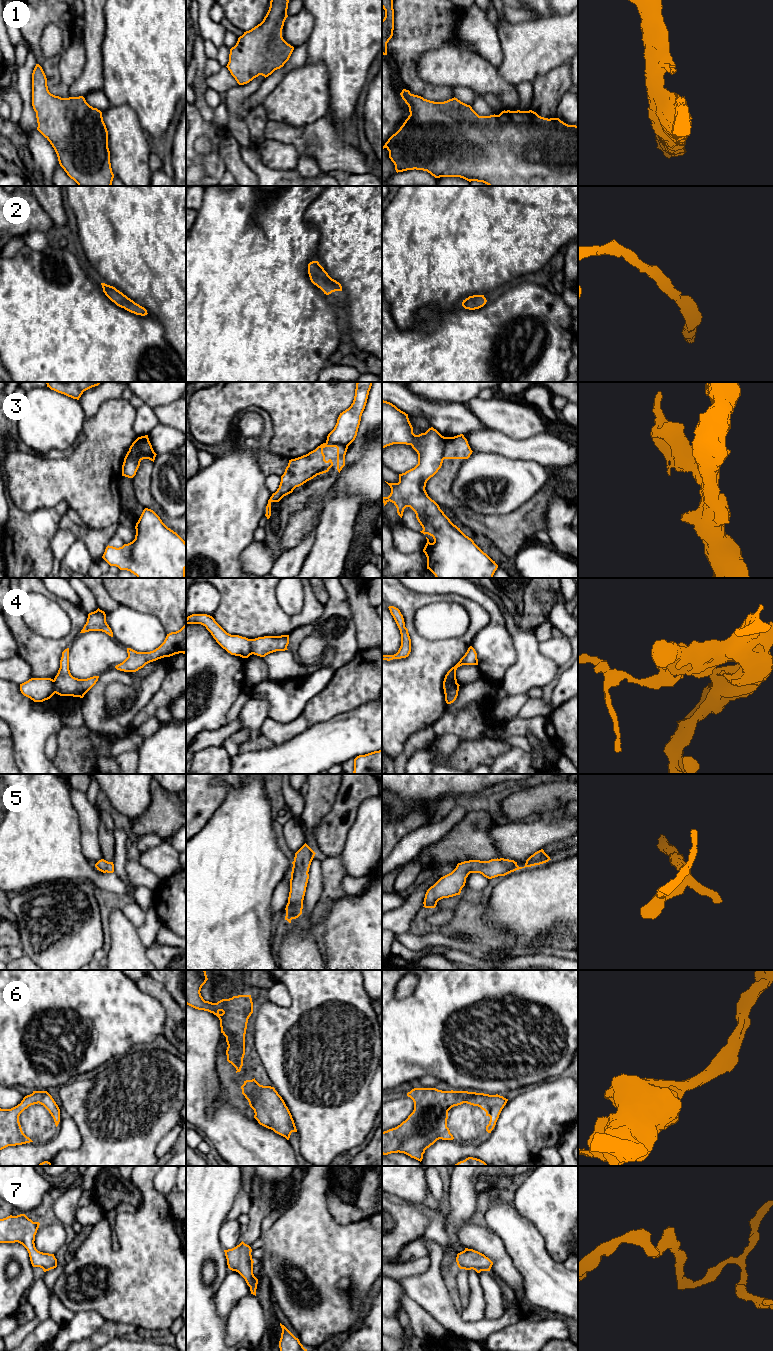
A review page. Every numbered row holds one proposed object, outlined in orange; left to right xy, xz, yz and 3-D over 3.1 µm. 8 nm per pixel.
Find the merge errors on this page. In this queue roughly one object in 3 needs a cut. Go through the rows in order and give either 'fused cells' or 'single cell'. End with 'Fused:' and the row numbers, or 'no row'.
1: single cell
2: single cell
3: fused cells
4: fused cells
5: single cell
6: single cell
7: single cell
Fused: 3, 4

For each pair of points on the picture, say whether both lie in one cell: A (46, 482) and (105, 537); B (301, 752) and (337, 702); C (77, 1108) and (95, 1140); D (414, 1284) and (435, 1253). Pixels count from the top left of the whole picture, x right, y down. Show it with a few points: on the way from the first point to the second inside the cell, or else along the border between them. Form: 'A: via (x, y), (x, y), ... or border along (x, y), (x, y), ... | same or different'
A: border along (116, 524), (101, 529), (87, 527) | different
B: border along (345, 712), (308, 727) | different
C: via (84, 1116), (84, 1122), (91, 1132) | same
D: via (423, 1281), (435, 1269), (435, 1262) | same

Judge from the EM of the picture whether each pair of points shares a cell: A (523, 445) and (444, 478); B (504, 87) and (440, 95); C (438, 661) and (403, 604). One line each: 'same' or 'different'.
A: different
B: different
C: same

